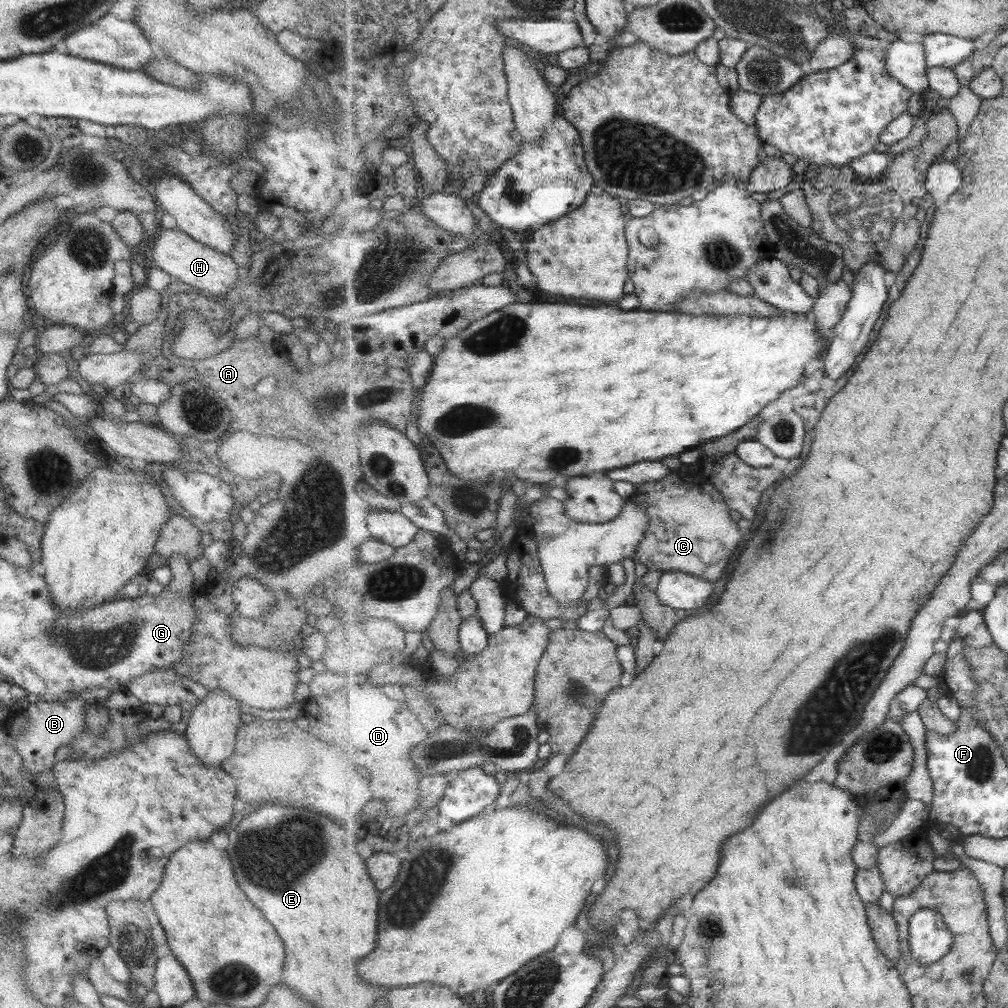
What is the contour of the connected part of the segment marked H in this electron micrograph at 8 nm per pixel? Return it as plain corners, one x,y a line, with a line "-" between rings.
157,228
155,235
151,251
154,266
169,274
173,281
185,283
187,289
198,291
201,294
224,295
241,275
239,268
229,255
213,247
207,247
175,228

